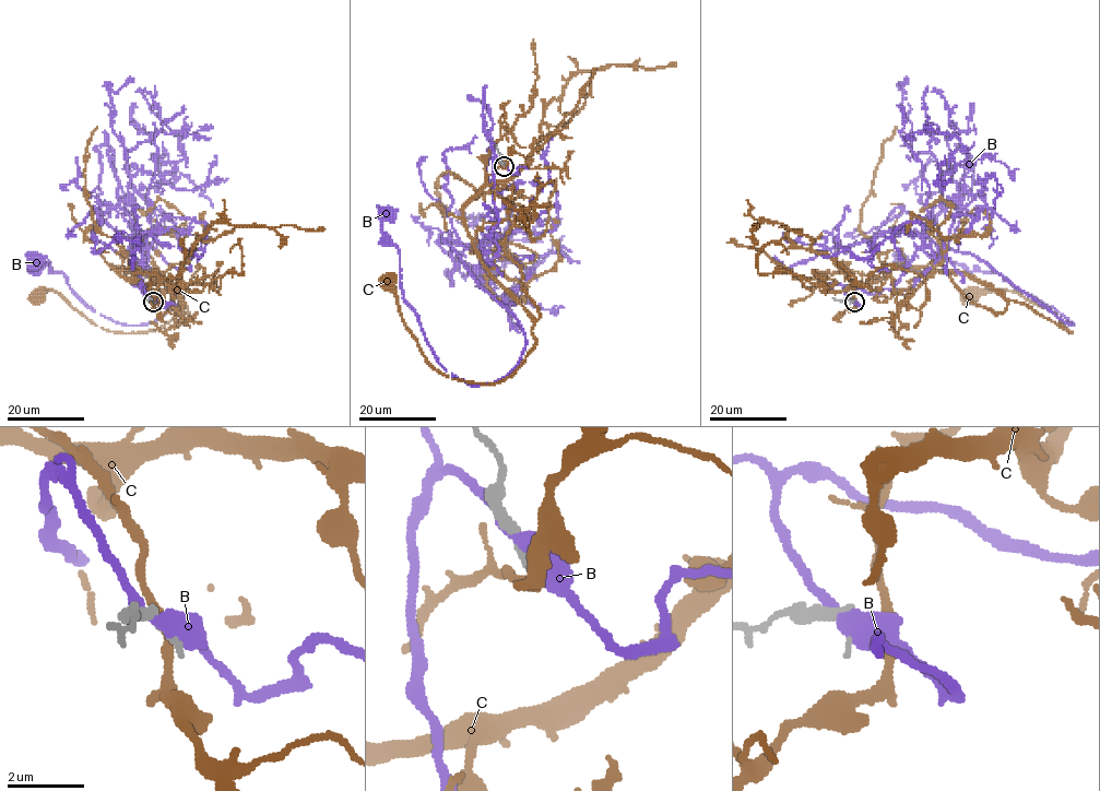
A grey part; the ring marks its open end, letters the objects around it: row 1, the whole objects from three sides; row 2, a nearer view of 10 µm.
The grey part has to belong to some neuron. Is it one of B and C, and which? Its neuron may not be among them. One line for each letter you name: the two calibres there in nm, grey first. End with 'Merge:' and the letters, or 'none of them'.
Merge: none of them

